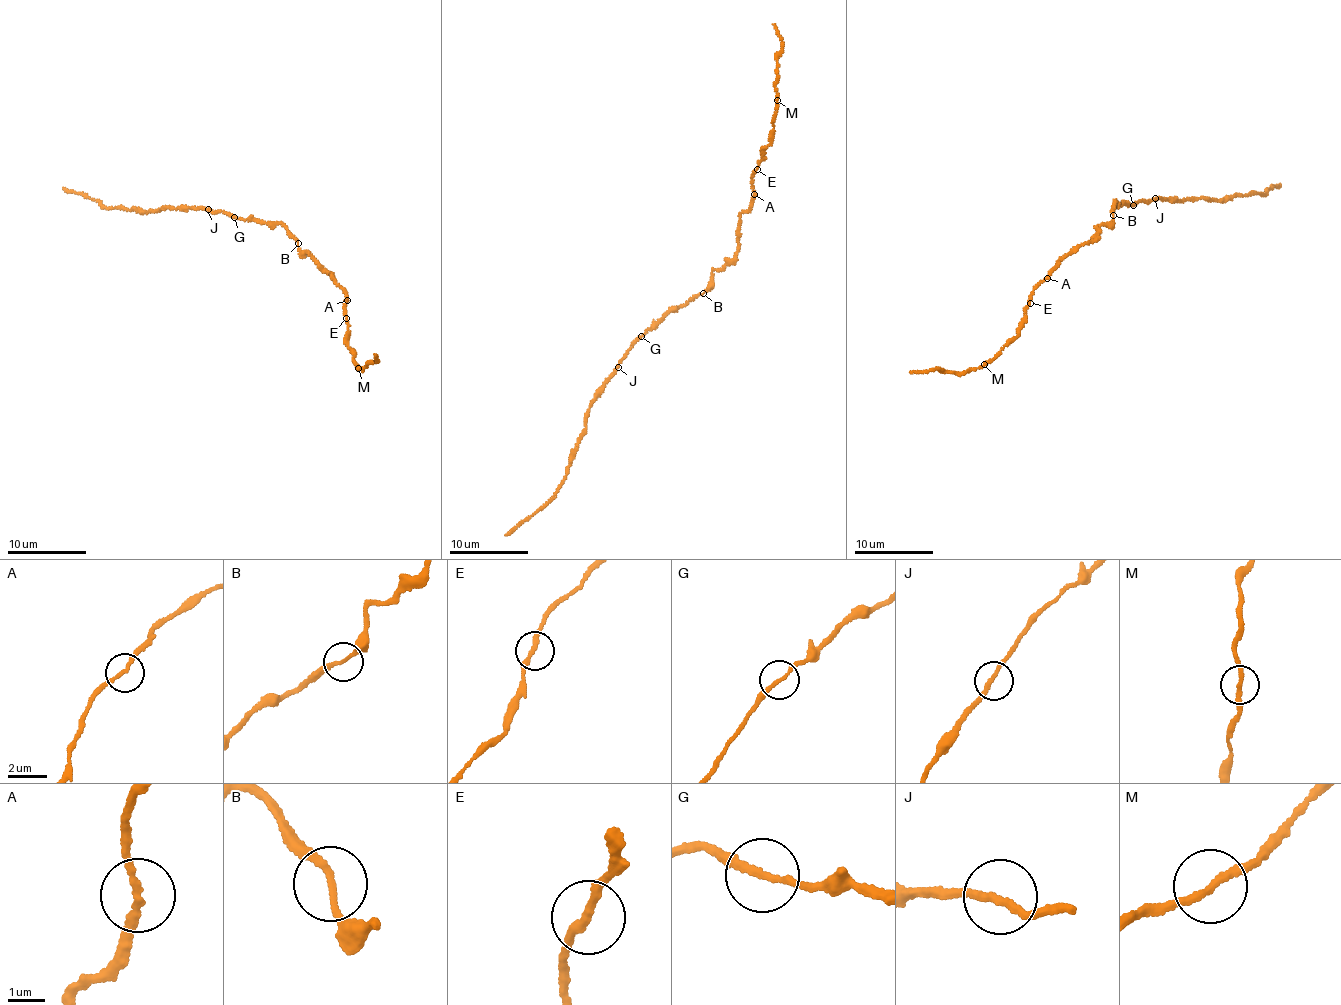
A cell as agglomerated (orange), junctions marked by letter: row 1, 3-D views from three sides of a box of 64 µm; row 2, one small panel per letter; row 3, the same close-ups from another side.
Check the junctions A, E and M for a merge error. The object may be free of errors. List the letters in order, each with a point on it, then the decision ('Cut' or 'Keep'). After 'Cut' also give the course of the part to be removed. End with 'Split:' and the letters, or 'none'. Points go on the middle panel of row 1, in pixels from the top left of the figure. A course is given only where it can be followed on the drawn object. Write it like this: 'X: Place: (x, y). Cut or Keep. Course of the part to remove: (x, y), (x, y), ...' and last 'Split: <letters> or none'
A: Place: (754, 194). Keep
E: Place: (757, 169). Keep
M: Place: (777, 100). Keep
Split: none

